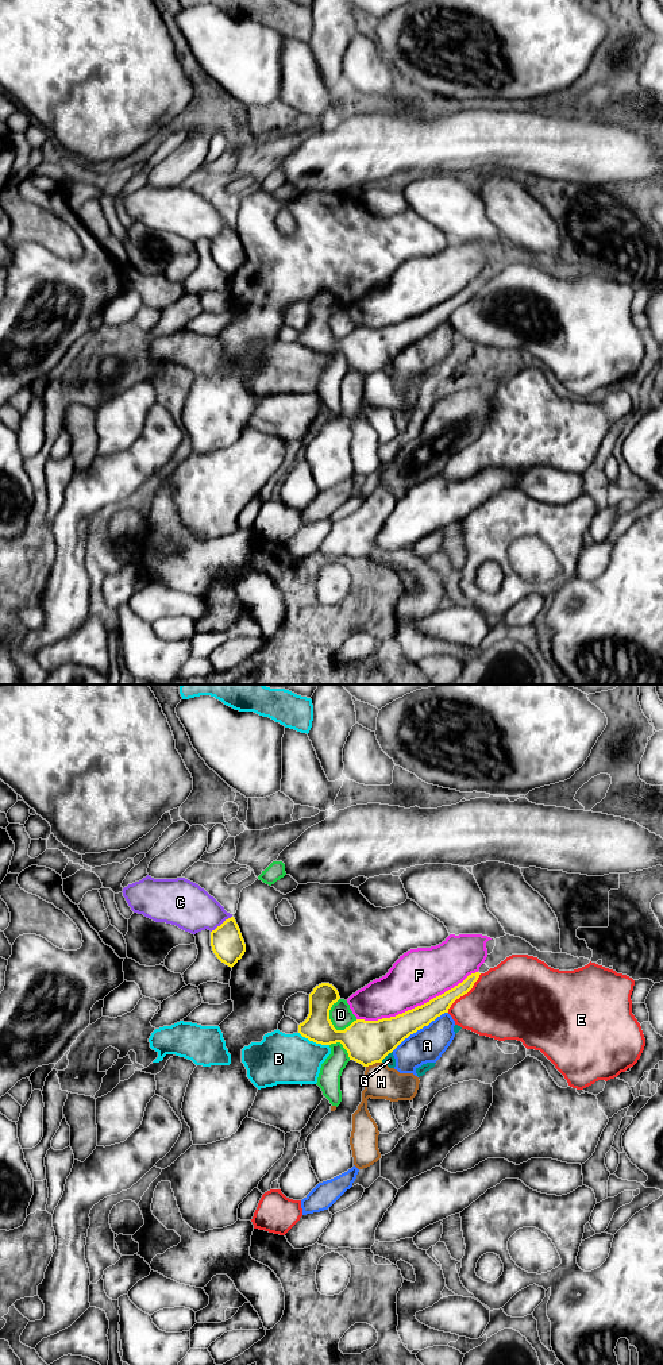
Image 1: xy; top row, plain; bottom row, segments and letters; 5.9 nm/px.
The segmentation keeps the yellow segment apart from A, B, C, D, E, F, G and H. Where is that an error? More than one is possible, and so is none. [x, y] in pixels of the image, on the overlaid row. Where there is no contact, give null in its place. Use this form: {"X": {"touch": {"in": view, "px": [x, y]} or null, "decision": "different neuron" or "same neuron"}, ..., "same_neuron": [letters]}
{"A": {"touch": {"in": "xy", "px": [419, 1029]}, "decision": "different neuron"}, "B": {"touch": {"in": "xy", "px": [313, 1041]}, "decision": "different neuron"}, "C": {"touch": {"in": "xy", "px": [222, 924]}, "decision": "different neuron"}, "D": {"touch": {"in": "xy", "px": [328, 1017]}, "decision": "different neuron"}, "E": {"touch": {"in": "xy", "px": [465, 993]}, "decision": "different neuron"}, "F": {"touch": {"in": "xy", "px": [417, 1006]}, "decision": "different neuron"}, "G": {"touch": {"in": "xy", "px": [386, 1055]}, "decision": "different neuron"}, "H": {"touch": {"in": "xy", "px": [373, 1063]}, "decision": "different neuron"}, "same_neuron": []}

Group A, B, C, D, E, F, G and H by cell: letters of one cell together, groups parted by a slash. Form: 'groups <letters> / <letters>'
groups A / B / C / D / E / F / G / H

